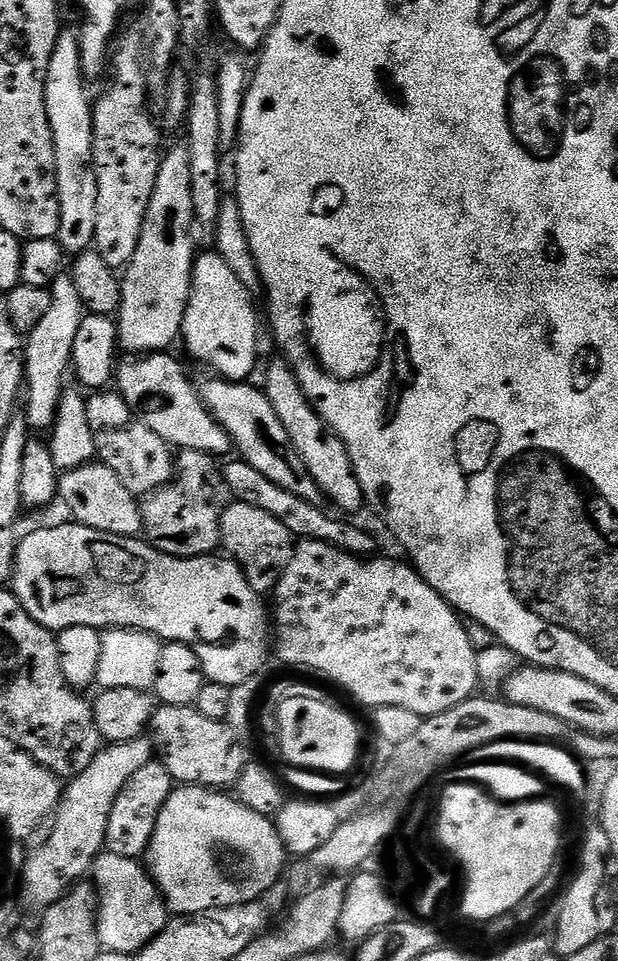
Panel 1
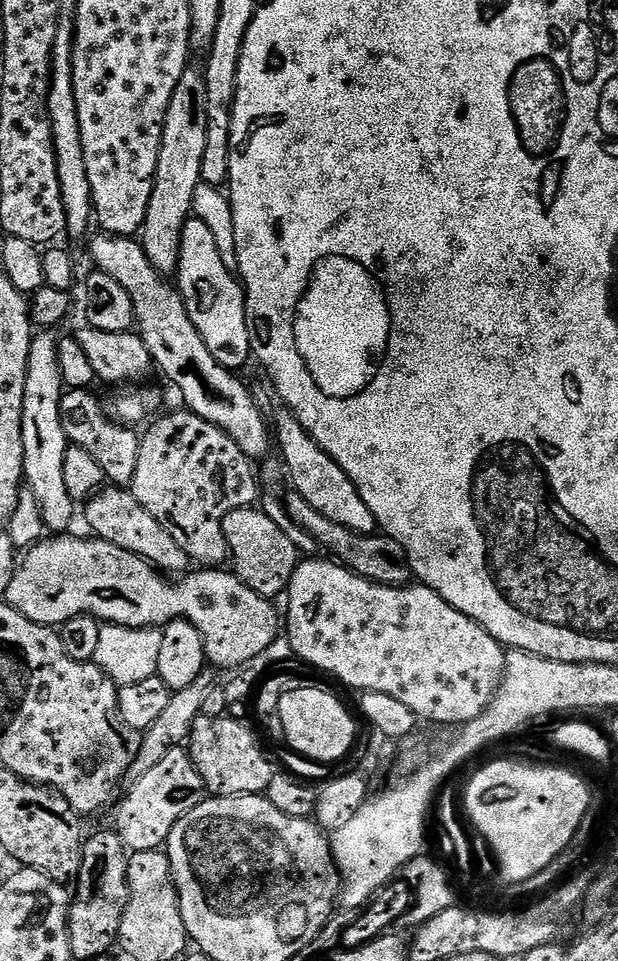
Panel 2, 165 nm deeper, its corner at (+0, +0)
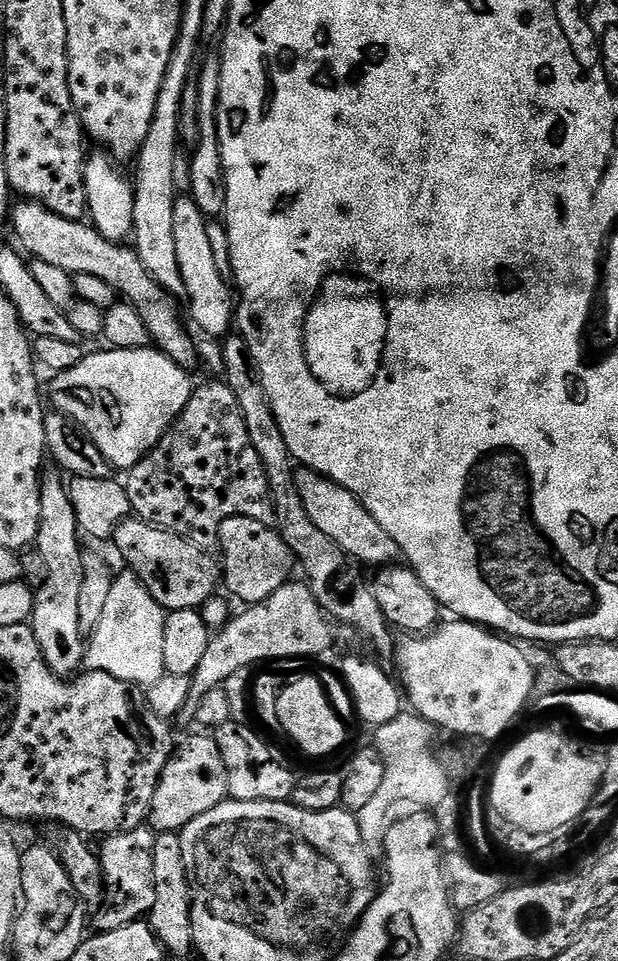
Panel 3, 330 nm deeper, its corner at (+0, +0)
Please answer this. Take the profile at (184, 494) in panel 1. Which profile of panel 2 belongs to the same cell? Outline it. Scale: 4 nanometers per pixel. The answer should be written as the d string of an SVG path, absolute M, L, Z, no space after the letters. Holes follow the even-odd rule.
M187 410L179 411L172 412L161 420L153 419L143 429L145 432L140 436L138 466L134 466L130 491L138 506L142 506L142 510L147 510L160 523L162 530L167 530L170 538L174 538L174 542L182 546L189 561L196 563L197 560L200 563L197 565L201 569L220 570L230 560L222 522L226 514L230 514L235 508L250 508L257 503L258 472L254 462L246 454L242 454L241 447L238 446L238 442L234 442L234 438L230 438L230 434L214 426L214 422L198 418L198 414Z

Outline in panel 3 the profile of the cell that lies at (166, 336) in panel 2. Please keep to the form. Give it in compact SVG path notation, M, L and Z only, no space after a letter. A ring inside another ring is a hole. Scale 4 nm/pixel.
M18 204L10 212L10 229L12 228L13 234L16 235L15 243L32 260L50 262L50 266L59 266L60 269L73 274L94 274L102 278L102 282L110 282L117 297L123 298L138 310L142 322L146 322L146 330L152 336L152 344L165 352L178 367L195 369L196 344L188 337L188 332L180 321L180 312L176 309L177 301L169 296L160 284L154 282L142 266L135 247L102 238L102 234L97 228L92 227L91 223L62 218L44 204Z

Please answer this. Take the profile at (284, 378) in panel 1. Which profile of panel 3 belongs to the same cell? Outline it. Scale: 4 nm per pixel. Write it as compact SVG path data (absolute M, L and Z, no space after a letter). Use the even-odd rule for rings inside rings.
M303 466L297 467L295 473L298 498L302 498L302 506L306 506L310 522L314 522L314 526L318 526L318 530L322 530L322 534L333 540L347 556L351 556L364 566L391 565L400 556L400 548L394 542L394 538L390 538L386 530L382 530L378 522L374 522L366 506L362 506L362 502L358 502L358 498L350 494L350 490L330 482L322 474Z

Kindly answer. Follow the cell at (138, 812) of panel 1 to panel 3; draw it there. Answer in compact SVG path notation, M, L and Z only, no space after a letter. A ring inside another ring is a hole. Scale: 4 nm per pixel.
M200 735L204 736L188 736L181 744L179 741L172 757L166 762L166 770L162 770L147 818L147 823L157 833L179 833L180 829L194 822L198 814L206 814L206 810L214 810L214 806L229 799L228 775L226 762L222 762L222 750L218 750L218 742L211 735Z

